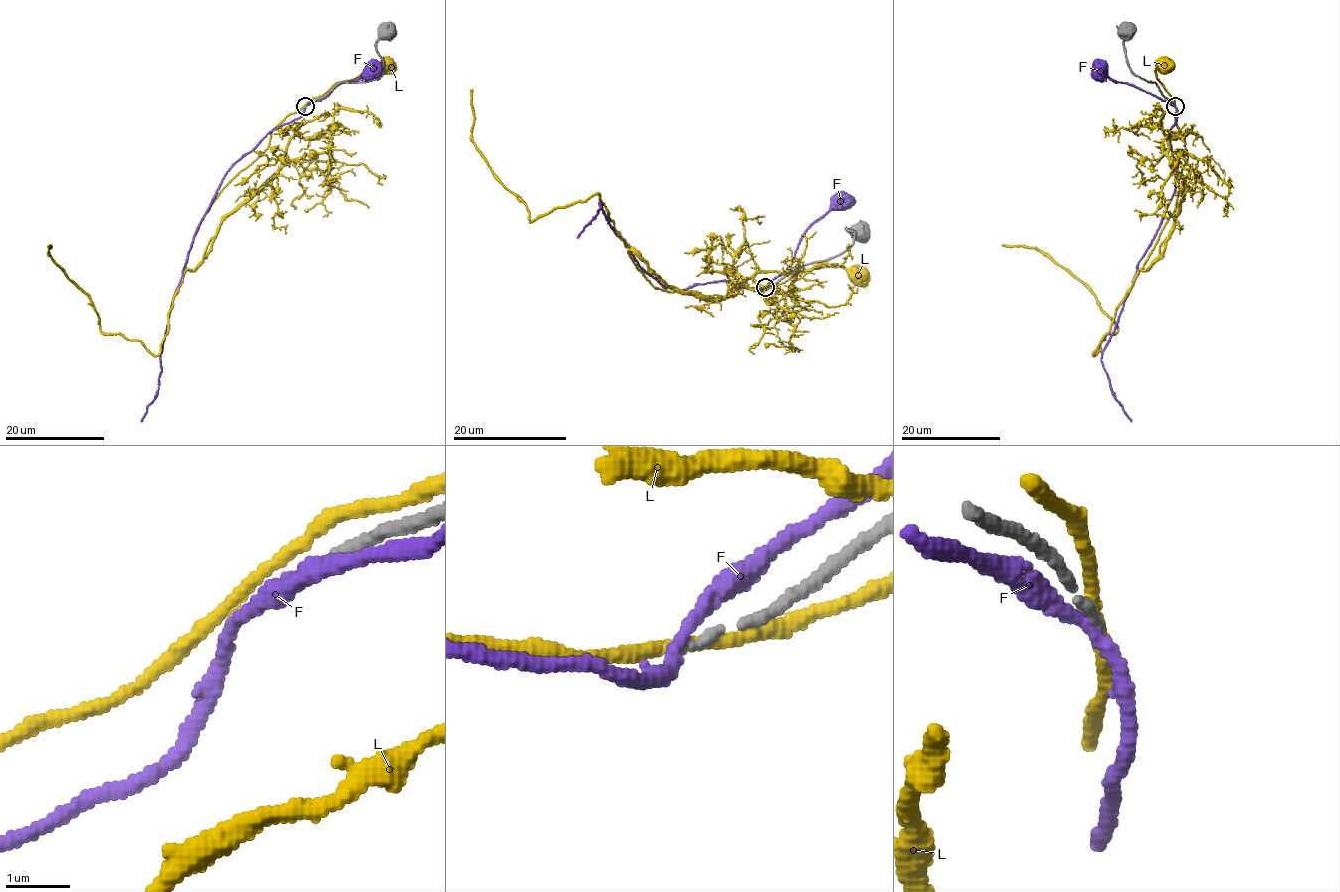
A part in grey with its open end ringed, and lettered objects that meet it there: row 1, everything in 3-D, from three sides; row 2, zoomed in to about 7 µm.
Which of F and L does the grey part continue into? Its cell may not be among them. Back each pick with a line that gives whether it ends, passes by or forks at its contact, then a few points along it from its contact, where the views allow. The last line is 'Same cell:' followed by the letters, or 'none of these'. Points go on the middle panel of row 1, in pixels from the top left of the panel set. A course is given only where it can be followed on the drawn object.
Same cell: none of these

